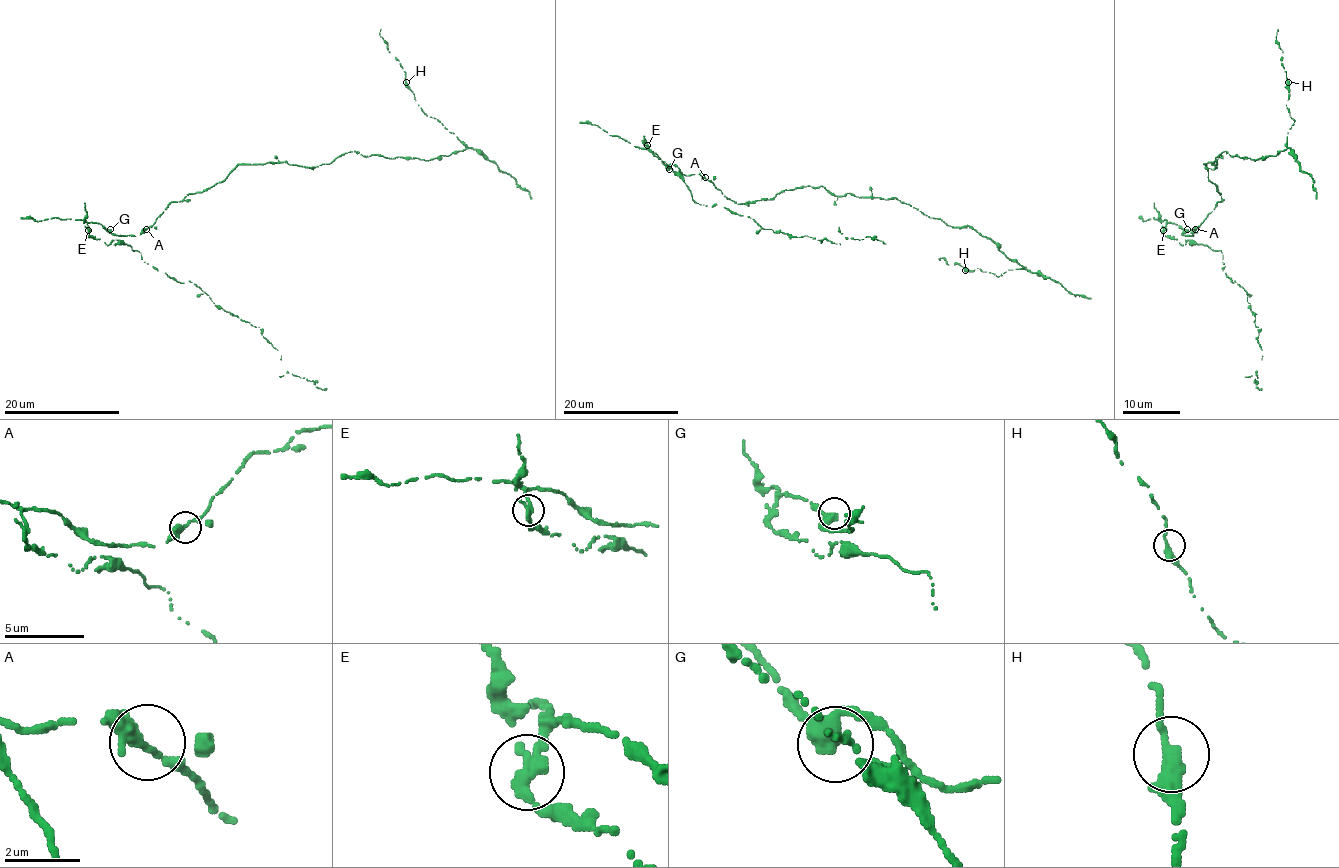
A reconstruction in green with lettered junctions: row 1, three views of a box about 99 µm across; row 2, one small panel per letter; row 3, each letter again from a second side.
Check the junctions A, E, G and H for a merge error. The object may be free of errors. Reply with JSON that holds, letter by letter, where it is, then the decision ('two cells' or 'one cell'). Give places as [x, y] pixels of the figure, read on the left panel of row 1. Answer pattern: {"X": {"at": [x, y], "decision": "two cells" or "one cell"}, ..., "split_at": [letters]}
{"A": {"at": [146, 229], "decision": "one cell"}, "E": {"at": [88, 230], "decision": "two cells"}, "G": {"at": [110, 229], "decision": "one cell"}, "H": {"at": [406, 82], "decision": "one cell"}, "split_at": ["E"]}

